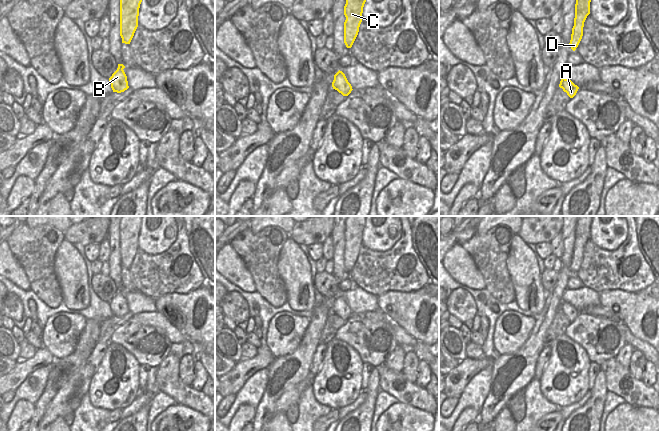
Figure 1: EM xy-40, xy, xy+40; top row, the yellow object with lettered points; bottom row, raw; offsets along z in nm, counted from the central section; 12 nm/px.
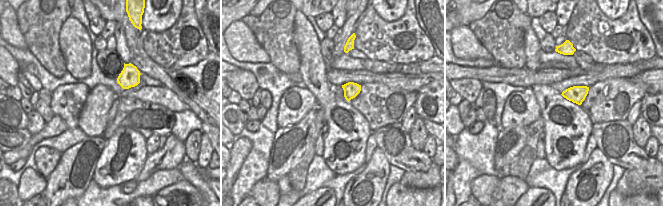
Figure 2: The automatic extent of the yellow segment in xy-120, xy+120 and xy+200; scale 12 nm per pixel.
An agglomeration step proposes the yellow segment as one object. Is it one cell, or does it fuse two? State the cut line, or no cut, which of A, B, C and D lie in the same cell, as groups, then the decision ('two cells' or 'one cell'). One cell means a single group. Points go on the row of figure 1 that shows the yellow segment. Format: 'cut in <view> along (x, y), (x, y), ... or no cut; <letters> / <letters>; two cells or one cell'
no cut; A B C D; one cell

